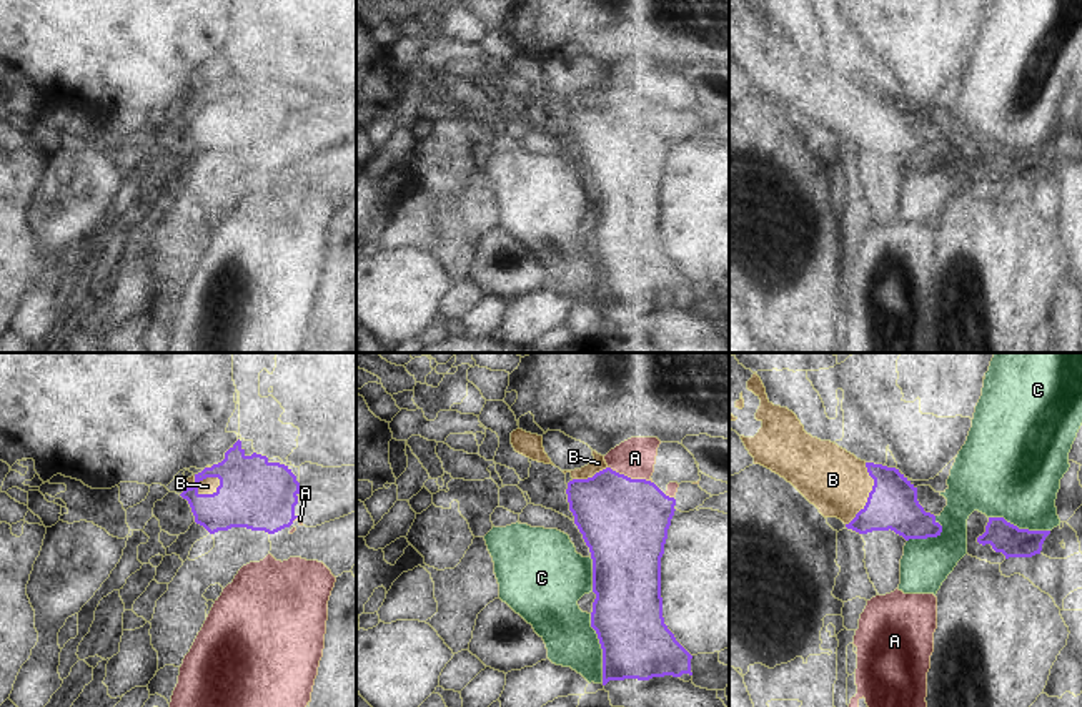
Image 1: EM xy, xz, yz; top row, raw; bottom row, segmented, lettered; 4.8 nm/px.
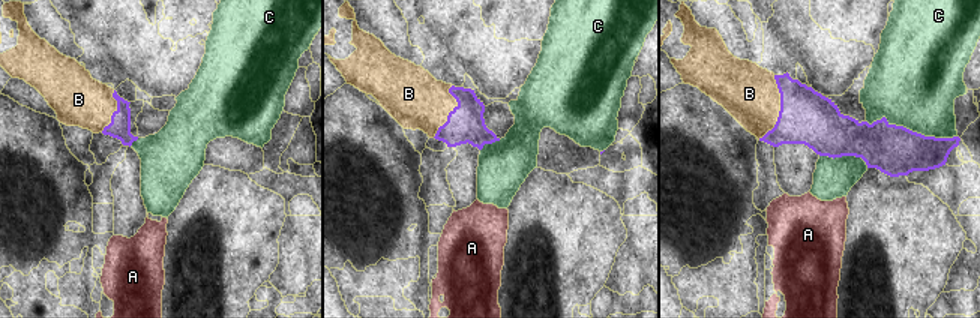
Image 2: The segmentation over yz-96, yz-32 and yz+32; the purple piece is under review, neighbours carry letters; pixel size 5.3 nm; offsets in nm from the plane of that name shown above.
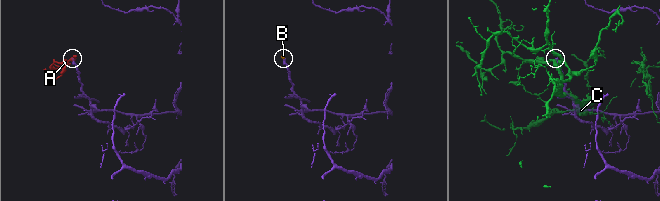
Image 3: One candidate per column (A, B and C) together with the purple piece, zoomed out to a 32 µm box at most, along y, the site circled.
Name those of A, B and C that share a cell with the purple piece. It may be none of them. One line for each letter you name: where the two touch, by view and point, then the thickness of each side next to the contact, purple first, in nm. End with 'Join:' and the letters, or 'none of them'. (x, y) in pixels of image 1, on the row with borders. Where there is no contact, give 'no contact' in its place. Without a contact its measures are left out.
B: xy (202, 479) | 320/80 nm
Join: B

